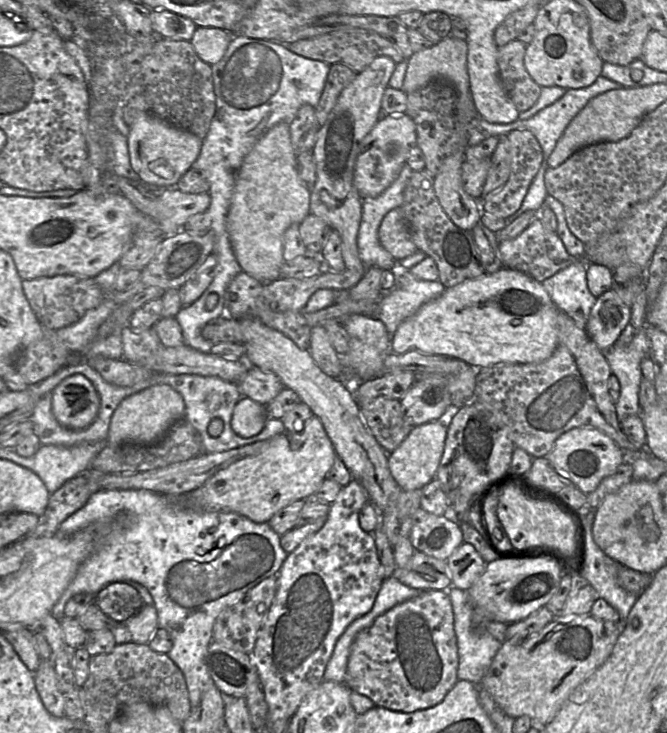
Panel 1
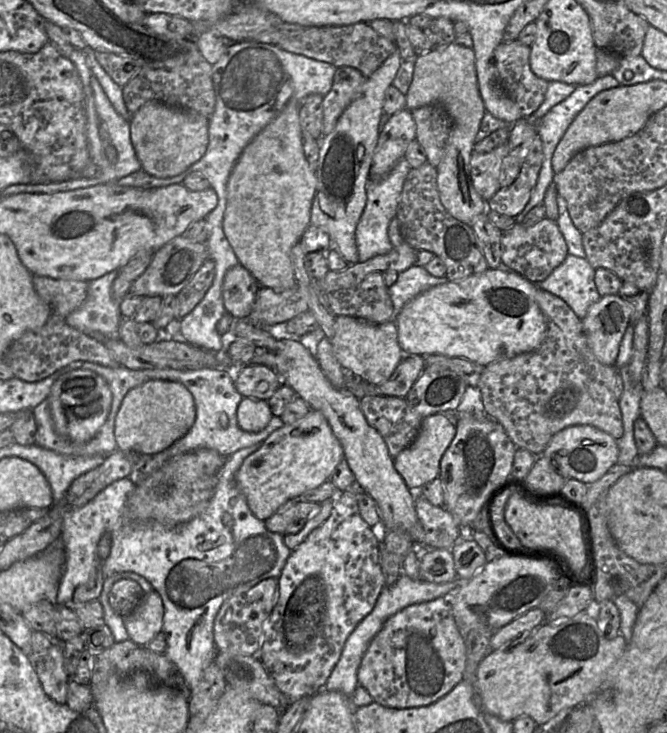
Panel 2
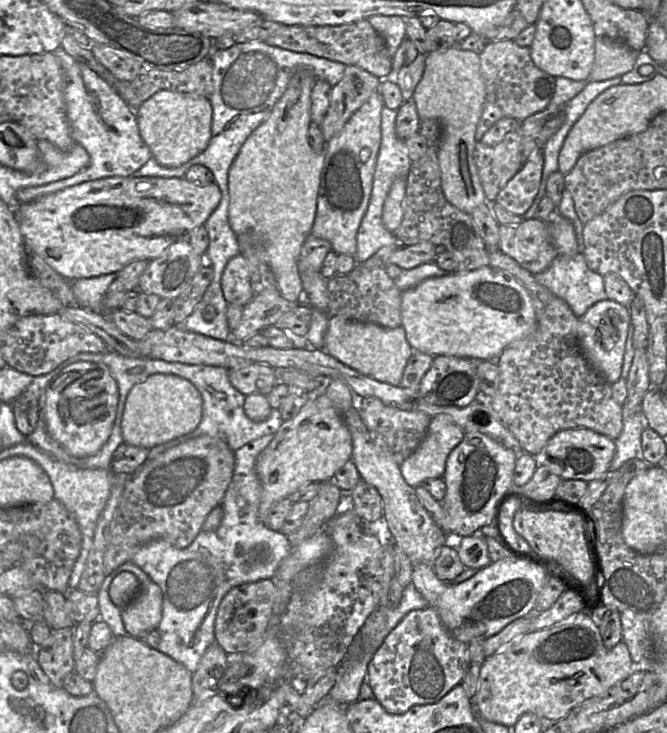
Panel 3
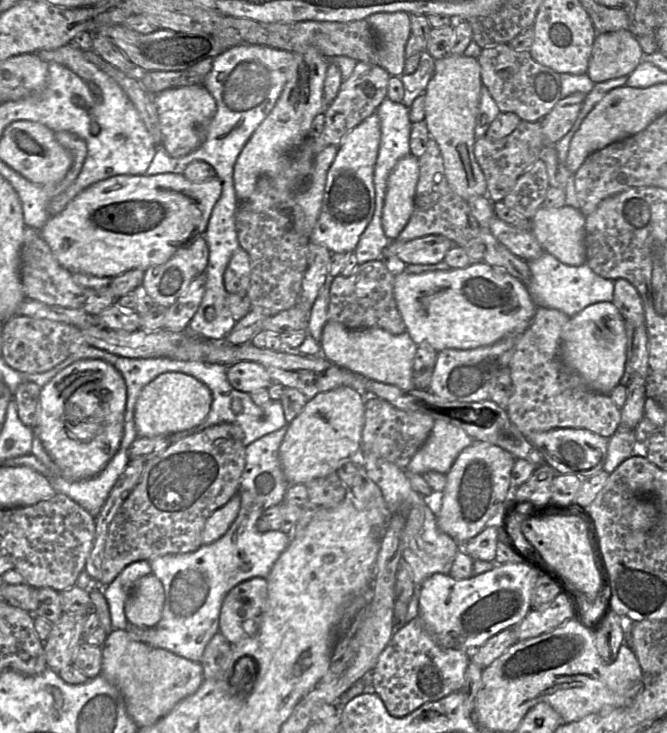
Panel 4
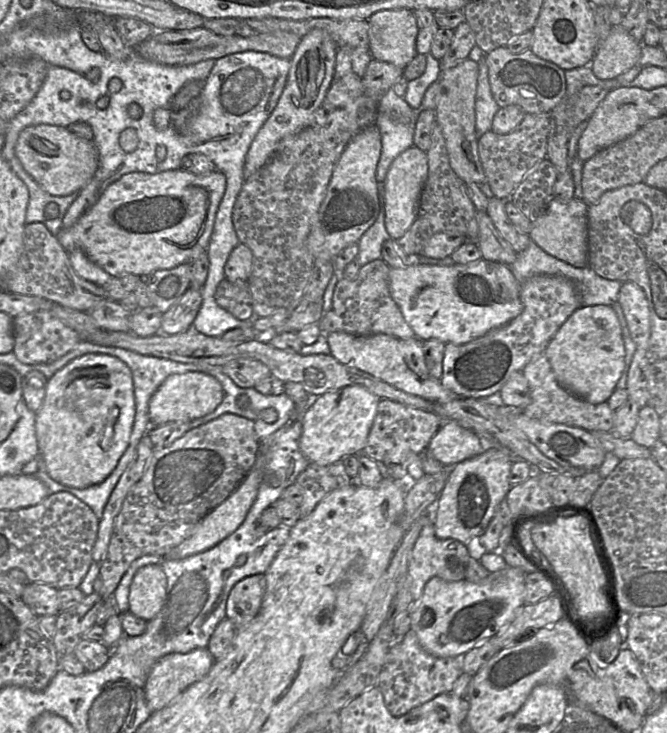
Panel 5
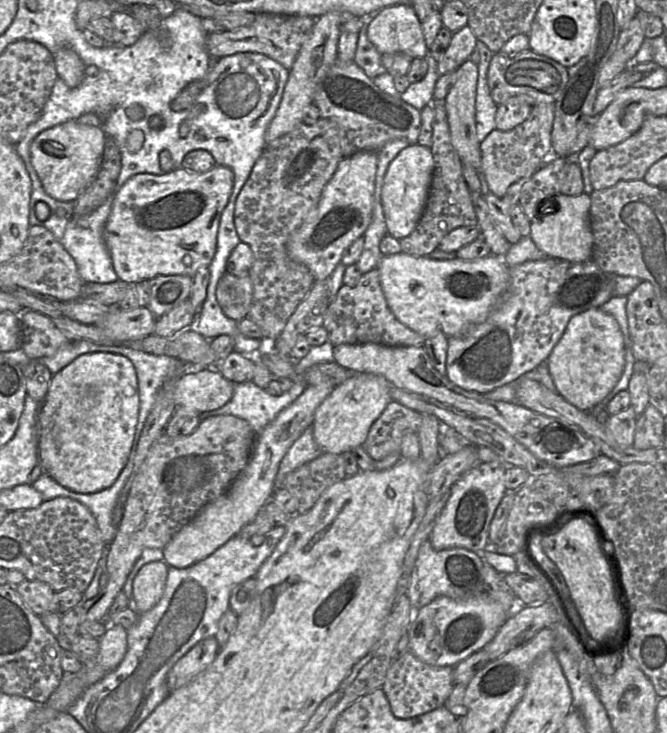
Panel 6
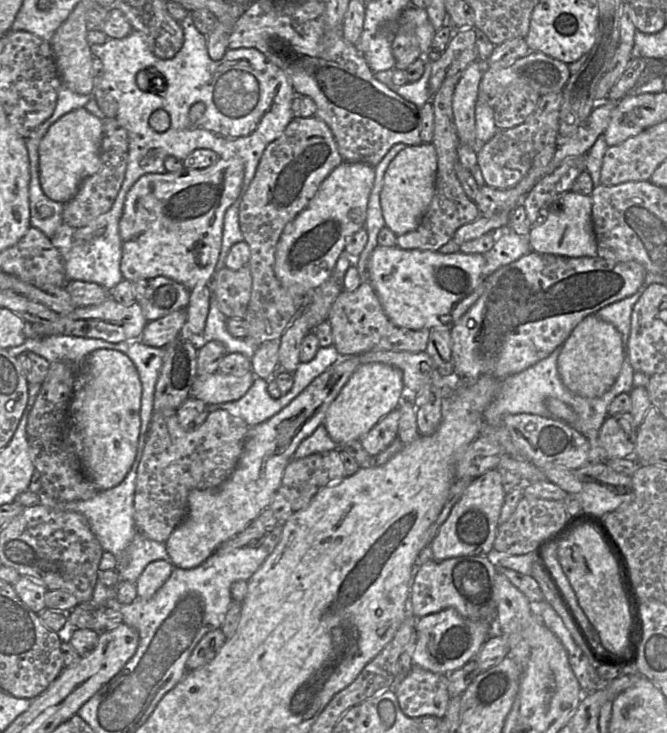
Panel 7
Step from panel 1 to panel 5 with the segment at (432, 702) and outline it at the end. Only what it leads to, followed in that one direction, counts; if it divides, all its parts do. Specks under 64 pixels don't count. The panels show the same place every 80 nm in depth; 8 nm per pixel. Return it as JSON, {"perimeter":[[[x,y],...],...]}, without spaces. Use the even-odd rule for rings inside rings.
{"perimeter":[[[410,629],[400,642],[395,642],[389,649],[376,687],[381,690],[388,711],[394,717],[400,717],[440,694],[451,692],[462,673],[462,657],[436,657],[428,653],[419,643],[416,633]]]}

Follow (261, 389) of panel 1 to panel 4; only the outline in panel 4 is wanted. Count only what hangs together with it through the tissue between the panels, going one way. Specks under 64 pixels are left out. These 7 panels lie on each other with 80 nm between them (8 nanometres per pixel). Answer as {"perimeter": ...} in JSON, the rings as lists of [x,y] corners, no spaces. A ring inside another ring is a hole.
{"perimeter":[[[239,361],[227,366],[226,375],[234,389],[249,394],[269,388],[273,382],[265,367],[253,361]]]}

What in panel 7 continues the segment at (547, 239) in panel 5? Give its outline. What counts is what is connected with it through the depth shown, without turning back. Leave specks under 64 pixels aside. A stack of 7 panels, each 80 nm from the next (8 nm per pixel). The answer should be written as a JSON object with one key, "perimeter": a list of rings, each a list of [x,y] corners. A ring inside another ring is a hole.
{"perimeter":[[[567,191],[549,208],[545,220],[530,228],[528,240],[533,252],[562,257],[595,257],[597,241],[592,223],[592,199],[590,195],[581,195]]]}

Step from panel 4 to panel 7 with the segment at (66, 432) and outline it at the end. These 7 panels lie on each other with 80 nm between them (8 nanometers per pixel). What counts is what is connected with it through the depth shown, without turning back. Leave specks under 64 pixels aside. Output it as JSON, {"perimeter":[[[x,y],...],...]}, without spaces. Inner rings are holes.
{"perimeter":[[[99,349],[80,364],[67,422],[83,473],[100,490],[121,483],[132,467],[141,428],[141,398],[142,385],[137,368],[126,354]]]}

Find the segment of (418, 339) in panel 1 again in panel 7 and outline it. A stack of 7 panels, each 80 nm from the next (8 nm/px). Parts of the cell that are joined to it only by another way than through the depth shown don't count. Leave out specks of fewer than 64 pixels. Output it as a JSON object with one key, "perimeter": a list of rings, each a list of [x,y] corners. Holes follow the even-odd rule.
{"perimeter":[[[377,246],[369,260],[369,282],[383,310],[397,327],[411,330],[452,327],[483,291],[485,258],[462,252],[442,254],[430,250],[404,250]]]}

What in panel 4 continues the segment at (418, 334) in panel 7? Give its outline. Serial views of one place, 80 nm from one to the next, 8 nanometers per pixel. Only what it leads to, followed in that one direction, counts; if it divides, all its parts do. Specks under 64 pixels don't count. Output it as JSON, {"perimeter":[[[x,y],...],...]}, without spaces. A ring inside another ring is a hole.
{"perimeter":[[[381,260],[360,264],[352,275],[333,277],[327,309],[327,321],[335,321],[349,329],[380,328],[391,334],[407,332],[397,309],[393,292],[394,276]]]}

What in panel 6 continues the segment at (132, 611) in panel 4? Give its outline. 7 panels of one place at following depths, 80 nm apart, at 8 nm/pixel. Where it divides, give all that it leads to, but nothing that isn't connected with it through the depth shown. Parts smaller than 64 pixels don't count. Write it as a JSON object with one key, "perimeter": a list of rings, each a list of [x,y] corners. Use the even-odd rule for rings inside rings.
{"perimeter":[[[156,561],[145,564],[133,580],[132,605],[138,614],[151,610],[165,590],[168,564]]]}

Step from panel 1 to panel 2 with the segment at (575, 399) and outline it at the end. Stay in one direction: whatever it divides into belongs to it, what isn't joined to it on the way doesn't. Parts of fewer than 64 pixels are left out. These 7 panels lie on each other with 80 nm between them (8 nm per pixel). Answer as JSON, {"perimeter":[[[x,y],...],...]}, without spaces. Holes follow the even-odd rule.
{"perimeter":[[[538,288],[536,293],[536,301],[547,322],[546,336],[540,346],[535,350],[519,354],[510,359],[503,359],[493,362],[492,364],[485,367],[477,385],[478,389],[481,392],[481,400],[483,403],[484,412],[489,418],[499,422],[504,427],[505,432],[507,433],[510,440],[517,447],[517,449],[525,449],[536,457],[543,454],[544,450],[546,449],[550,440],[555,434],[569,426],[590,425],[608,433],[615,440],[620,439],[624,433],[622,415],[618,401],[615,399],[612,392],[614,376],[617,372],[617,369],[612,366],[603,365],[596,359],[587,343],[581,320],[576,316],[576,314],[564,300],[541,288]]]}

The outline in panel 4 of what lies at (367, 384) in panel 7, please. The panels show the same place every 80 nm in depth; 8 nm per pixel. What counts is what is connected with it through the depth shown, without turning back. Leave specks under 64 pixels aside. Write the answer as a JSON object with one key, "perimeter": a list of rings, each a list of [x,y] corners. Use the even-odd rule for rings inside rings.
{"perimeter":[[[341,386],[308,400],[302,411],[288,423],[279,448],[281,467],[290,485],[326,477],[337,472],[345,460],[357,457],[362,446],[365,399],[361,392]]]}

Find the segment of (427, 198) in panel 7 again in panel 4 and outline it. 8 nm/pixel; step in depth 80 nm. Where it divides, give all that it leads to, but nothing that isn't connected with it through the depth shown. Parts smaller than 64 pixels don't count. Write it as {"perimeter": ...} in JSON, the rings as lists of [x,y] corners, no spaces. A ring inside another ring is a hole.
{"perimeter":[[[411,154],[402,158],[388,177],[382,227],[390,240],[398,238],[411,217],[418,179],[418,158]]]}

